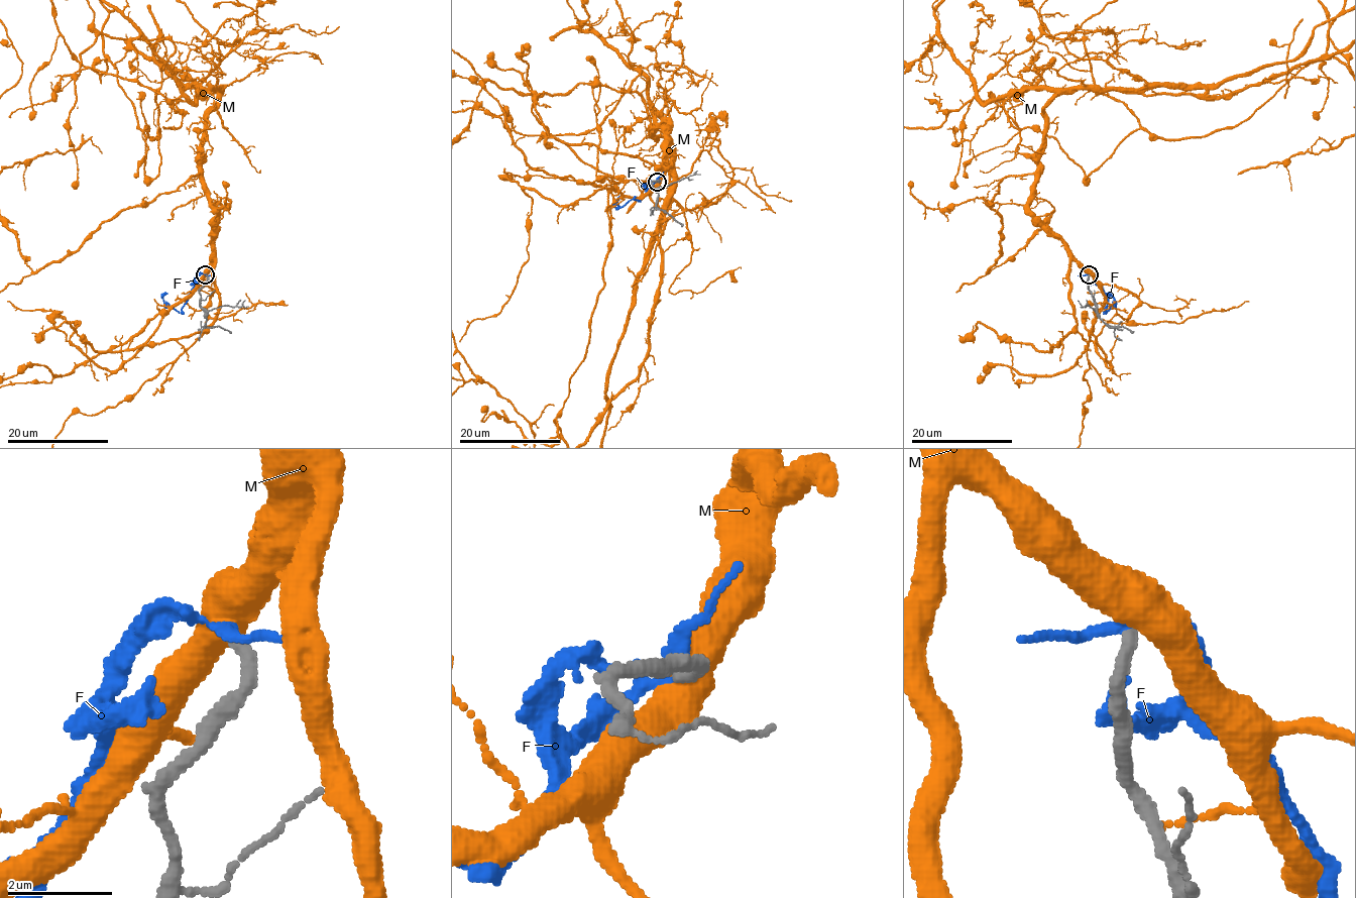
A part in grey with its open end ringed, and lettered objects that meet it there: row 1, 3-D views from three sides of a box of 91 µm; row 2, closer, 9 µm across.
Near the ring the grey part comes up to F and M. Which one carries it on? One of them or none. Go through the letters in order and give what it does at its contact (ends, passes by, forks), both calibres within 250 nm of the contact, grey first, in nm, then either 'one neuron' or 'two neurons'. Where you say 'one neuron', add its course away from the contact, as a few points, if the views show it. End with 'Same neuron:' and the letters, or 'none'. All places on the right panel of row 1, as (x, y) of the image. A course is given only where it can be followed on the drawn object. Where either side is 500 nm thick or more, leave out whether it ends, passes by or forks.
F: it passes by; 260 nm thick on the grey side, 200 nm on the other; two neurons
M: 260 nm thick on the grey side, 600 nm on the other; one neuron
Same neuron: M

